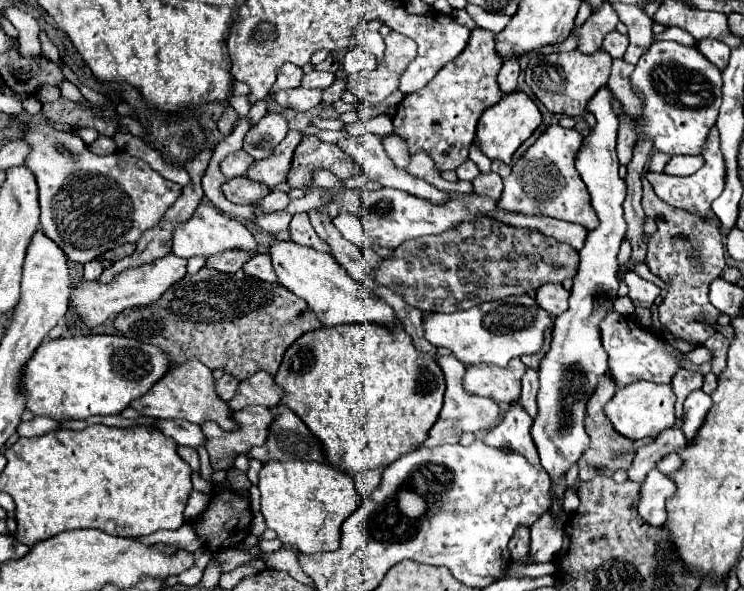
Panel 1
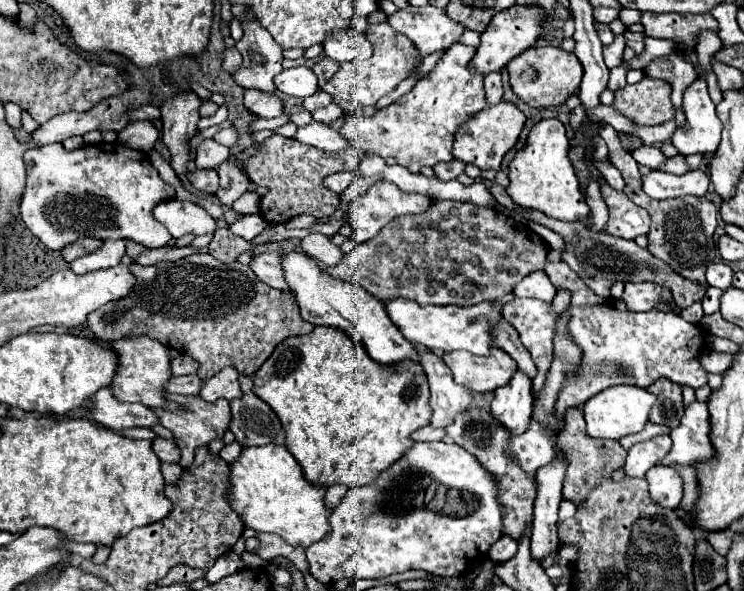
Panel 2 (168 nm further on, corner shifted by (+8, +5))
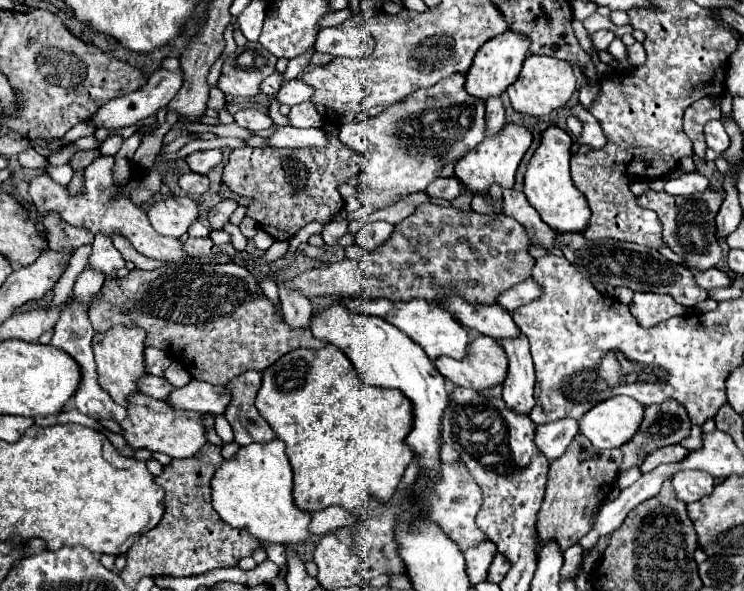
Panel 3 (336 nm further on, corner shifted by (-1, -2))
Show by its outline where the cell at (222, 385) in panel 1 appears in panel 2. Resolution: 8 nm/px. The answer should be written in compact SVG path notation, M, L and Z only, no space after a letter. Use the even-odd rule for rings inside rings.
M193 373L193 375L185 375L185 377L173 377L167 385L169 393L179 393L179 395L199 395L203 385L203 379Z

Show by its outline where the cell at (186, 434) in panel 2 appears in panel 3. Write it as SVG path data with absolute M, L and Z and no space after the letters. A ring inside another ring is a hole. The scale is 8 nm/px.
M130 396L130 404L126 406L126 418L118 422L122 432L120 436L132 450L146 448L150 452L162 452L170 458L190 458L206 444L202 414L172 410L164 400L154 400L150 396Z

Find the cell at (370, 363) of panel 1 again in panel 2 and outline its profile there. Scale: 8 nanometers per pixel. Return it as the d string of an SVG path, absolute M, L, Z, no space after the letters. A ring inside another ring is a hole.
M315 327L309 335L289 337L275 347L271 357L257 371L253 391L279 415L287 433L287 449L303 467L305 477L315 485L343 483L347 487L367 485L391 467L415 443L411 433L431 419L429 385L417 361L401 361L397 369L377 365L345 333L331 327Z

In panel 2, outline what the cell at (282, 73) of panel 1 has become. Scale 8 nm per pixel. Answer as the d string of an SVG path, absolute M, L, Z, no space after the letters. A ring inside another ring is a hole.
M233 5L231 7L231 13L241 21L243 25L243 37L235 43L235 47L241 51L243 55L243 65L241 69L233 75L235 83L239 83L241 87L249 89L249 87L255 87L255 89L261 89L261 91L275 91L275 85L273 85L273 79L277 73L283 71L283 49L273 41L271 33L255 19L247 21L247 7L245 5Z

